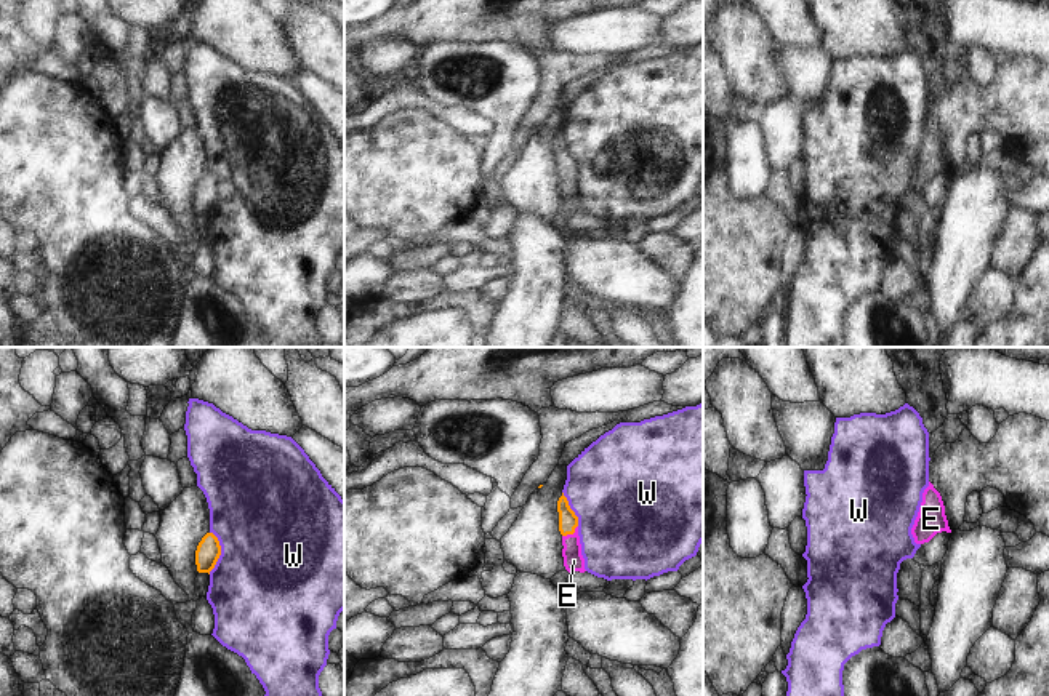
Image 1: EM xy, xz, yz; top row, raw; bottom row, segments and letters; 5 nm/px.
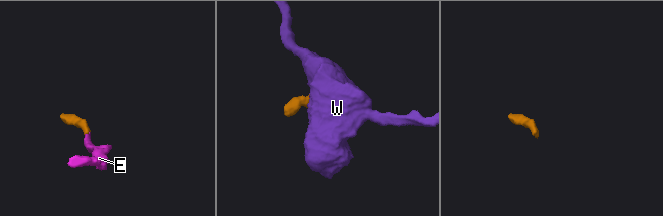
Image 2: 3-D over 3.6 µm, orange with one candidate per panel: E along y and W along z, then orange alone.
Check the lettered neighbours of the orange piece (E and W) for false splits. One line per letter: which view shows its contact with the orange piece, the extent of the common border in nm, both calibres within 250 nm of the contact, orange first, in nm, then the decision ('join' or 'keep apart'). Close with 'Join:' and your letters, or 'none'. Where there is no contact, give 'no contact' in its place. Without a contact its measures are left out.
E: xz | 100 nm | 100/100 nm | join
W: xy | 220 nm | 120/500 nm | keep apart
Join: E

